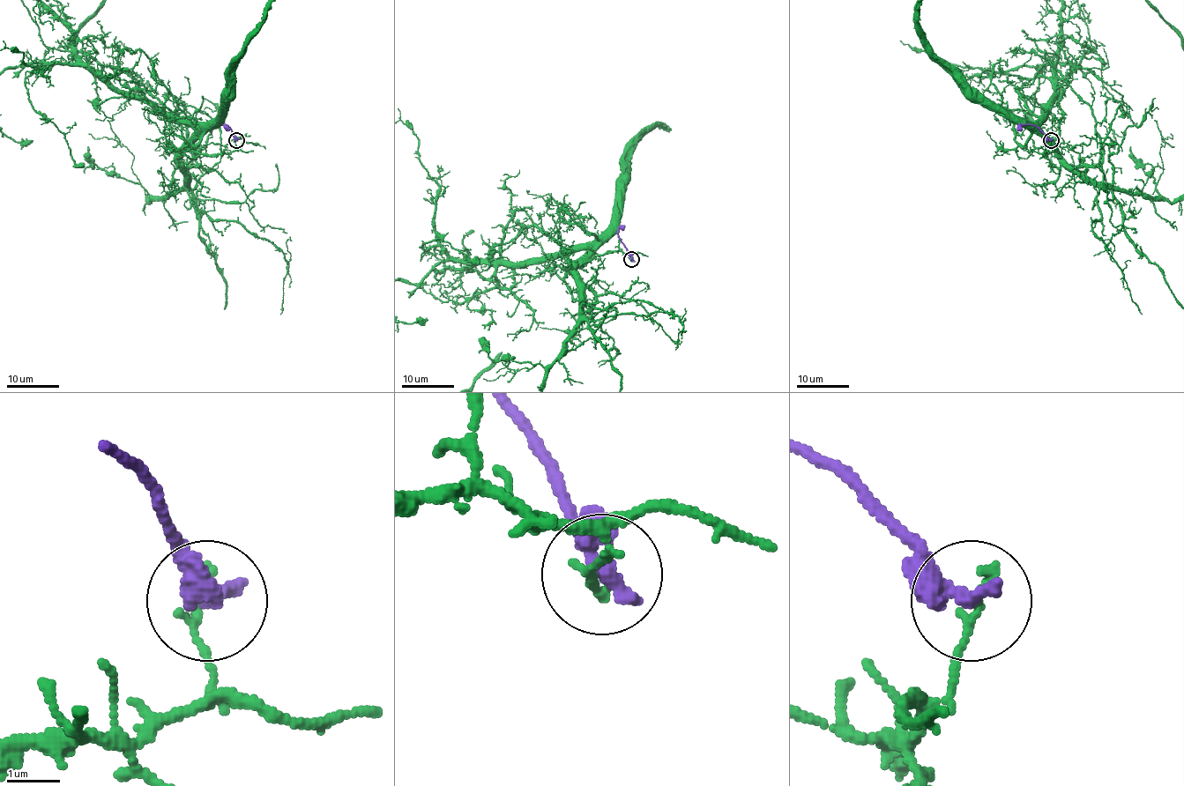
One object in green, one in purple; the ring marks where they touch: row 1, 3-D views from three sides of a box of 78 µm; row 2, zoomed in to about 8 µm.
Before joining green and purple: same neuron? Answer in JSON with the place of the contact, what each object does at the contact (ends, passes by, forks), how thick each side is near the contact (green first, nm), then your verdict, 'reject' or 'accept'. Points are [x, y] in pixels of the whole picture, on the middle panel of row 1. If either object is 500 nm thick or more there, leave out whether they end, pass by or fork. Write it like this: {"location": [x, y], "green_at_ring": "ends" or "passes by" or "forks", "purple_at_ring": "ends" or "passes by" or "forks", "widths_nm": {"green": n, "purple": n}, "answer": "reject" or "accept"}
{"location": [631, 259], "green_at_ring": "ends", "purple_at_ring": "ends", "widths_nm": {"green": 190, "purple": 440}, "answer": "reject"}

